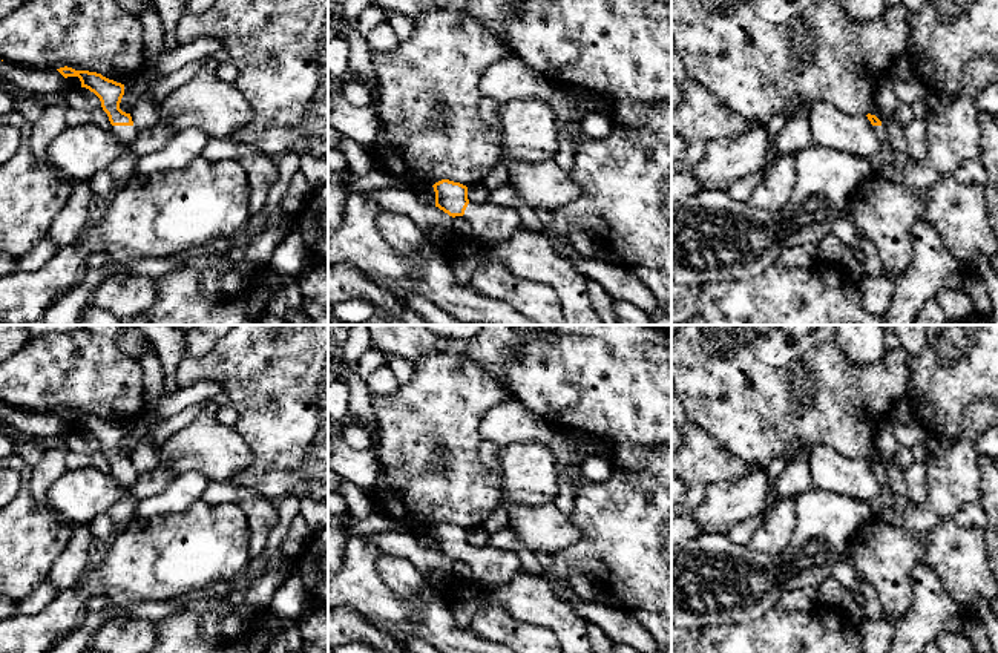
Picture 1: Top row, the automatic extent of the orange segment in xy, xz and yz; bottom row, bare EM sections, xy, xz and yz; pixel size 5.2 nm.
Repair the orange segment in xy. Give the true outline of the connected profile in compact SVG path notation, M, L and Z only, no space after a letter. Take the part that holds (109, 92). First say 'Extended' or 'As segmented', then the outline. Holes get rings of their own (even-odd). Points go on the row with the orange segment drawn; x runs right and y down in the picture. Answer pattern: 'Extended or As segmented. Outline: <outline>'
Extended. Outline: M67 66L57 71L64 78L78 77L81 87L89 89L100 98L101 107L107 113L112 124L112 132L126 147L107 169L115 185L121 187L129 178L135 175L135 166L138 161L138 155L130 149L130 144L135 139L138 130L133 126L130 113L126 113L120 109L120 103L124 95L124 84L109 80L97 72L75 71Z

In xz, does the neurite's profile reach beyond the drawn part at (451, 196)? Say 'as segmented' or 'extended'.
extended

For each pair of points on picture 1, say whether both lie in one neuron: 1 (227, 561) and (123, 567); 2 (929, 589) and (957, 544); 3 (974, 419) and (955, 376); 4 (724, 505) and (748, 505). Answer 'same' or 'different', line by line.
1: same
2: different
3: different
4: same

